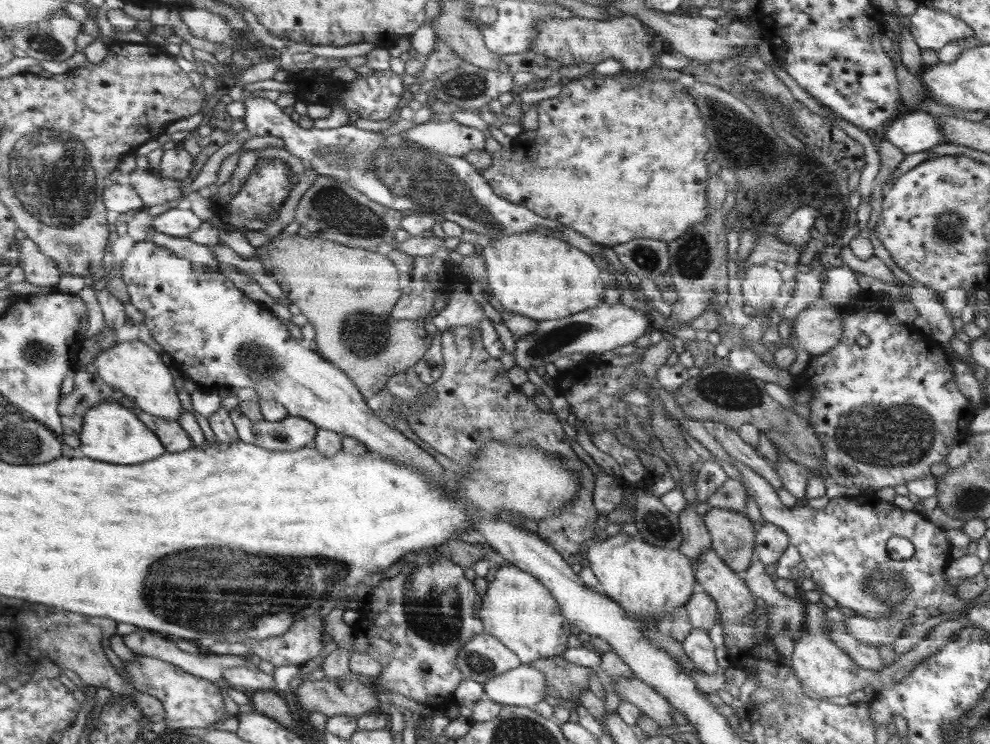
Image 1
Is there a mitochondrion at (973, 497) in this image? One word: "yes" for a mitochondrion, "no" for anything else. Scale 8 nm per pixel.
yes

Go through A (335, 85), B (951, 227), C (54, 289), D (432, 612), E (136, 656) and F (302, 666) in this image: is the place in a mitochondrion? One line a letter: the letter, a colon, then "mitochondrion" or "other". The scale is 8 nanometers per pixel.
A: other
B: mitochondrion
C: other
D: mitochondrion
E: other
F: other

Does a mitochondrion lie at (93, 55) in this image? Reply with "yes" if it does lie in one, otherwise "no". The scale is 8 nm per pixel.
no

